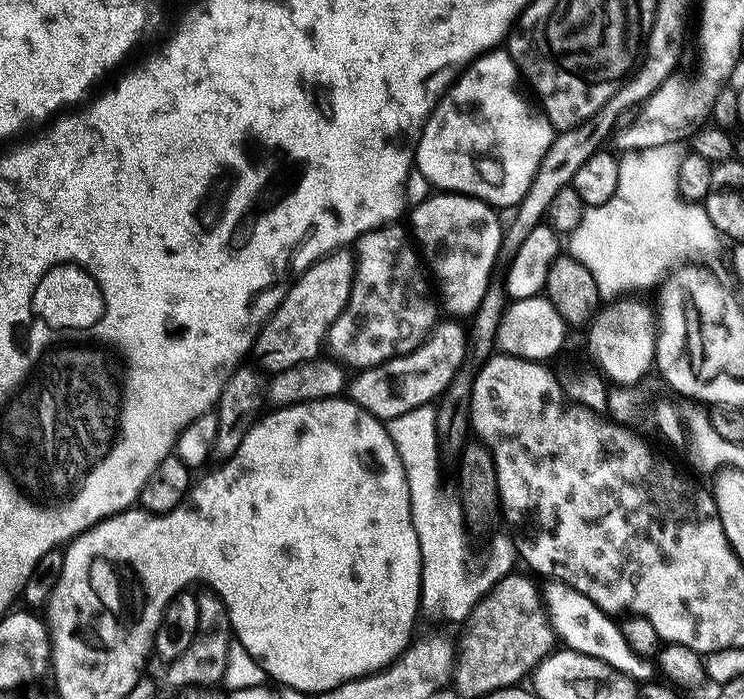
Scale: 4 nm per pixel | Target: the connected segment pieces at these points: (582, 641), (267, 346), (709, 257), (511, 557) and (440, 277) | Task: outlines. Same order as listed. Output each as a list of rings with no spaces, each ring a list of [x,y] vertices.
[[[552,578],[542,588],[544,608],[548,611],[548,620],[556,632],[556,639],[567,651],[578,654],[590,654],[590,658],[598,658],[632,680],[643,682],[654,676],[654,664],[651,659],[639,656],[630,648],[630,642],[622,638],[619,623],[609,613],[604,612],[586,594],[578,594],[570,585]]]
[[[337,250],[315,260],[289,284],[288,293],[256,336],[254,356],[261,360],[259,363],[265,373],[285,372],[290,366],[298,366],[321,355],[328,331],[350,298],[355,273],[355,255],[348,250]]]
[[[679,143],[675,144],[663,144],[662,146],[650,146],[646,150],[641,152],[626,152],[619,157],[618,166],[618,186],[614,190],[613,197],[604,205],[594,205],[592,207],[585,207],[582,214],[580,225],[577,226],[573,232],[567,237],[566,240],[566,252],[567,255],[573,256],[578,262],[582,262],[582,266],[586,266],[586,270],[590,270],[590,274],[594,274],[594,282],[597,283],[597,288],[600,291],[601,297],[605,301],[612,302],[617,298],[627,297],[629,294],[638,294],[642,290],[651,289],[652,286],[649,283],[651,276],[660,272],[664,265],[672,263],[672,260],[678,260],[678,258],[702,258],[706,264],[713,263],[714,259],[719,259],[722,254],[718,248],[718,242],[716,242],[716,227],[710,222],[709,215],[706,214],[706,210],[703,203],[689,202],[683,199],[679,192],[679,168],[682,166],[682,162],[686,155],[685,149],[680,149]]]
[[[423,404],[407,414],[398,414],[398,418],[387,421],[386,430],[390,434],[390,442],[394,442],[394,450],[398,450],[398,458],[402,458],[402,470],[406,470],[406,486],[410,490],[410,514],[414,522],[414,530],[418,534],[420,547],[420,610],[426,617],[438,616],[442,620],[467,621],[474,606],[504,576],[513,571],[518,564],[518,553],[511,539],[492,540],[488,544],[488,557],[481,568],[468,568],[468,532],[464,519],[464,510],[459,503],[444,504],[440,497],[440,456],[442,457],[442,437],[438,420],[440,413],[432,404]]]
[[[434,192],[415,205],[411,233],[420,247],[438,287],[438,300],[449,317],[470,318],[490,290],[490,278],[500,258],[503,230],[497,211],[470,196]]]

